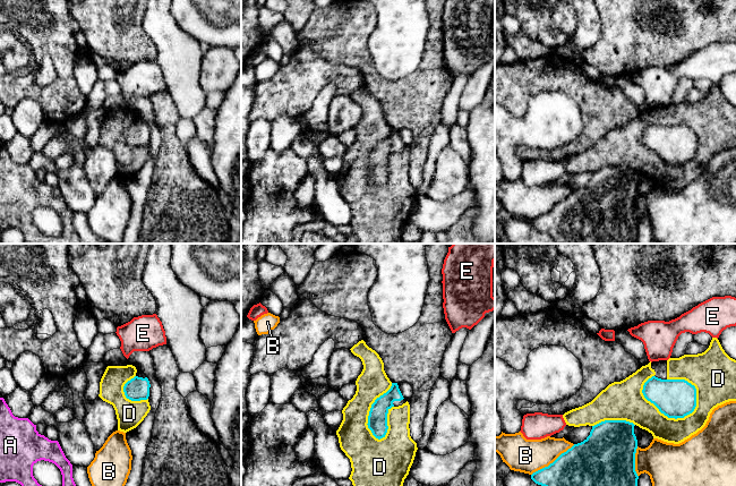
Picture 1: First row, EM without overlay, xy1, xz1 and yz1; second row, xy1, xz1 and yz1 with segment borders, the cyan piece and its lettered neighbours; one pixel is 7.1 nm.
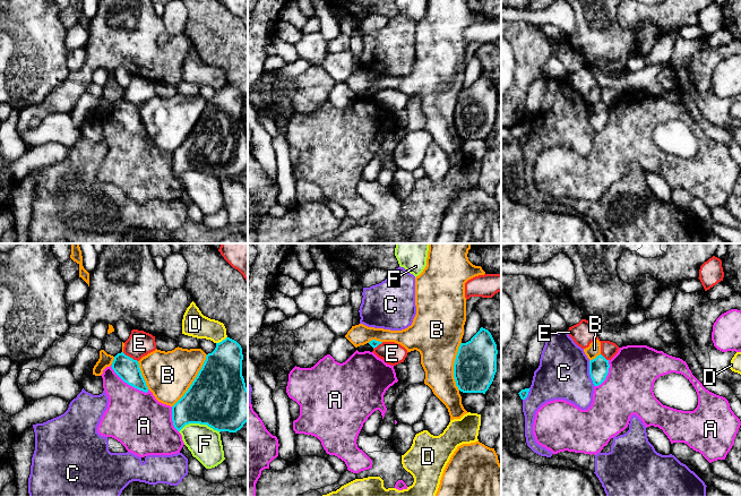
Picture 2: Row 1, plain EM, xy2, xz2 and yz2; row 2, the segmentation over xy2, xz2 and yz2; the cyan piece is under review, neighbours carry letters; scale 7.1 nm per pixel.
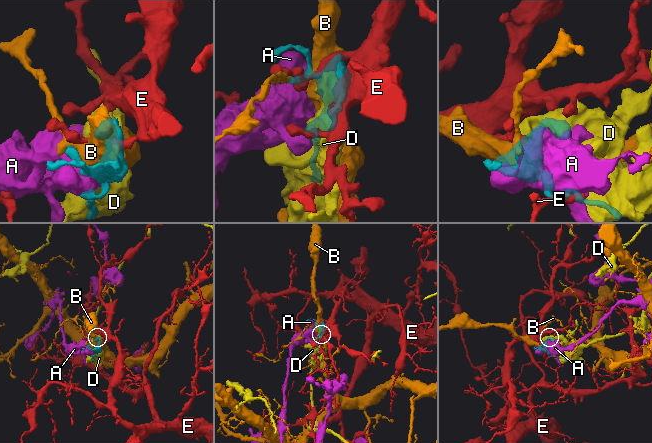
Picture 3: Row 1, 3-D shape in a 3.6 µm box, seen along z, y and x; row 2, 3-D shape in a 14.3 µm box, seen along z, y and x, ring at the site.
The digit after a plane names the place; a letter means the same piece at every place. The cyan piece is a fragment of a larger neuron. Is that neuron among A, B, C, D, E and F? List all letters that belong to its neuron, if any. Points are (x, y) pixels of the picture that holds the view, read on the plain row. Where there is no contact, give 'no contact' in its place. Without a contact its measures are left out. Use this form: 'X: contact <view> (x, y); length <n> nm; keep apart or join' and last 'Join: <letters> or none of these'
A: contact xy2 (129, 130); length 340 nm; keep apart
B: contact xy2 (194, 127); length 460 nm; keep apart
C: contact yz2 (589, 120); length 190 nm; keep apart
D: contact yz1 (666, 161); length 420 nm; keep apart
E: contact xy2 (129, 103); length 130 nm; keep apart
F: contact xy2 (199, 169); length 300 nm; keep apart
Join: none of these

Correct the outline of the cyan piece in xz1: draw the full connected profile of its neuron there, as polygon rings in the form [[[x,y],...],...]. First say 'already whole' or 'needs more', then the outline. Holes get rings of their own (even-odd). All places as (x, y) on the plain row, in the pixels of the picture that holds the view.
needs more | [[[392,129],[391,135],[375,146],[369,157],[367,171],[376,185],[380,186],[387,179],[388,156],[392,153],[399,153],[405,148],[406,146],[403,144],[397,129]]]

